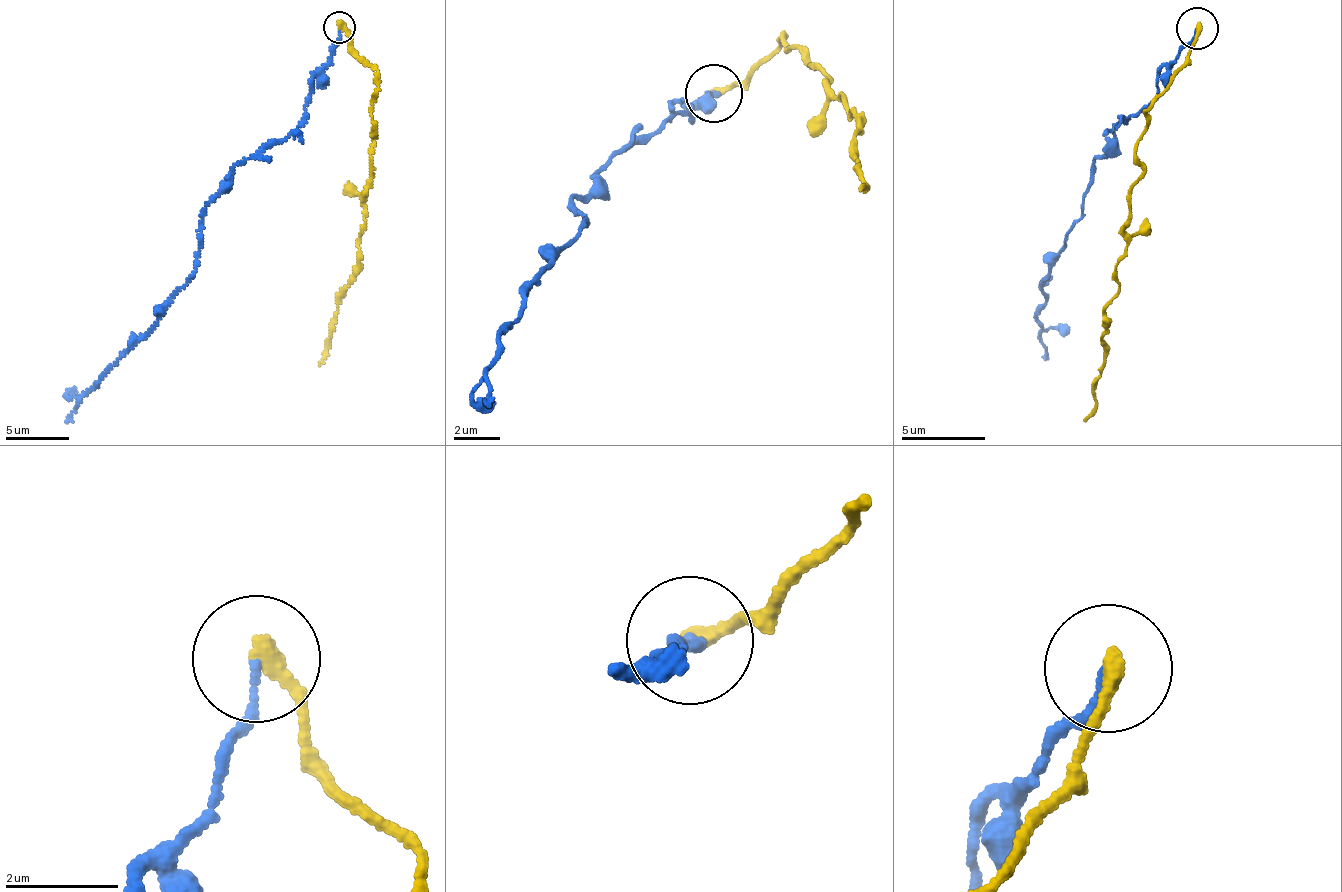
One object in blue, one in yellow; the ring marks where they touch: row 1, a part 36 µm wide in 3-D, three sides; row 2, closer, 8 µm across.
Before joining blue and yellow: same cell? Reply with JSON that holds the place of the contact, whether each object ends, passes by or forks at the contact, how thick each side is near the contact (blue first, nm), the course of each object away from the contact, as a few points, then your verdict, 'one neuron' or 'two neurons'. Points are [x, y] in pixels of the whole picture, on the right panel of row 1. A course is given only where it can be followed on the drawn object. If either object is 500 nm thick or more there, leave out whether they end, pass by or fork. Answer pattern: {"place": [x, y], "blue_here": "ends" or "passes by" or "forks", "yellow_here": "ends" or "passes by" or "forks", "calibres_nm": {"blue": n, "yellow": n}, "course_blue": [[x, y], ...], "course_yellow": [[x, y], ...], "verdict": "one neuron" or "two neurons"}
{"place": [1197, 28], "blue_here": "ends", "yellow_here": "ends", "calibres_nm": {"blue": 110, "yellow": 300}, "course_blue": [[1196, 28], [1158, 70], [1155, 99], [1114, 122], [1094, 163], [1068, 239], [1040, 285], [1039, 357]], "course_yellow": [[1196, 28], [1138, 152], [1128, 256], [1114, 268], [1120, 293], [1106, 308], [1095, 408], [1084, 422]], "verdict": "two neurons"}

